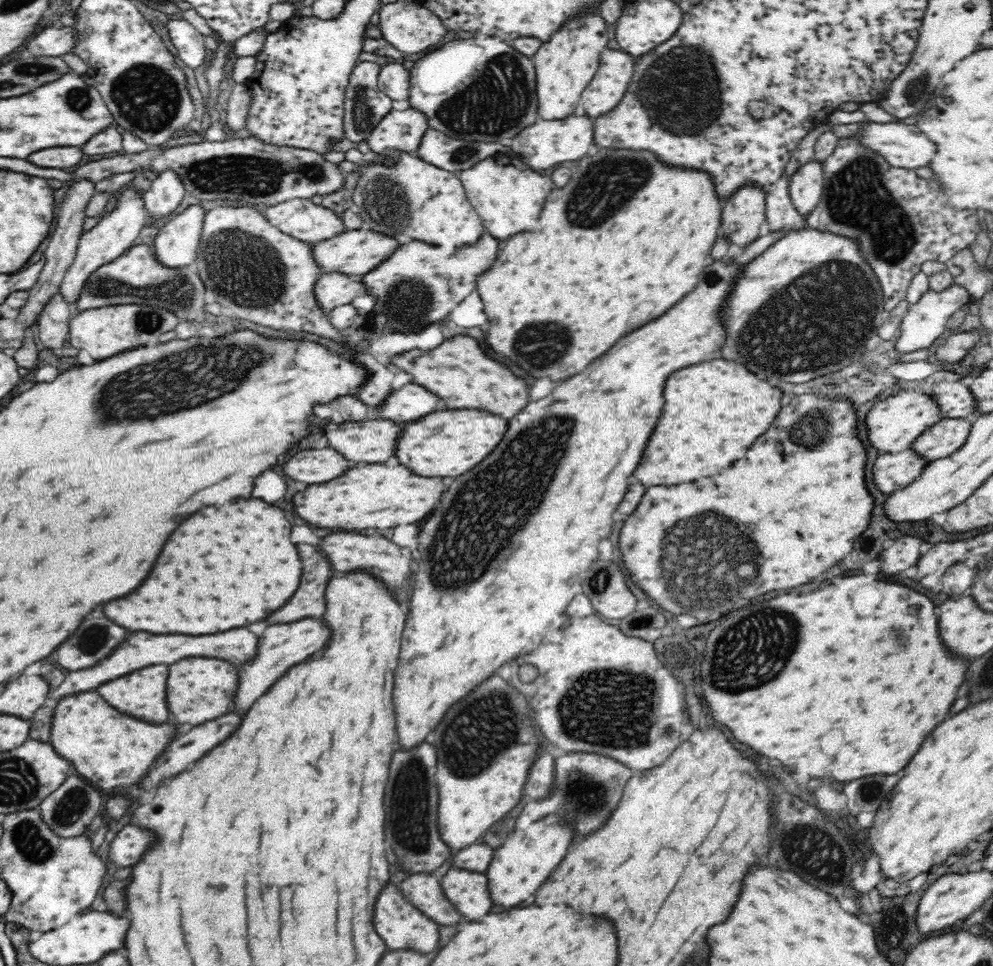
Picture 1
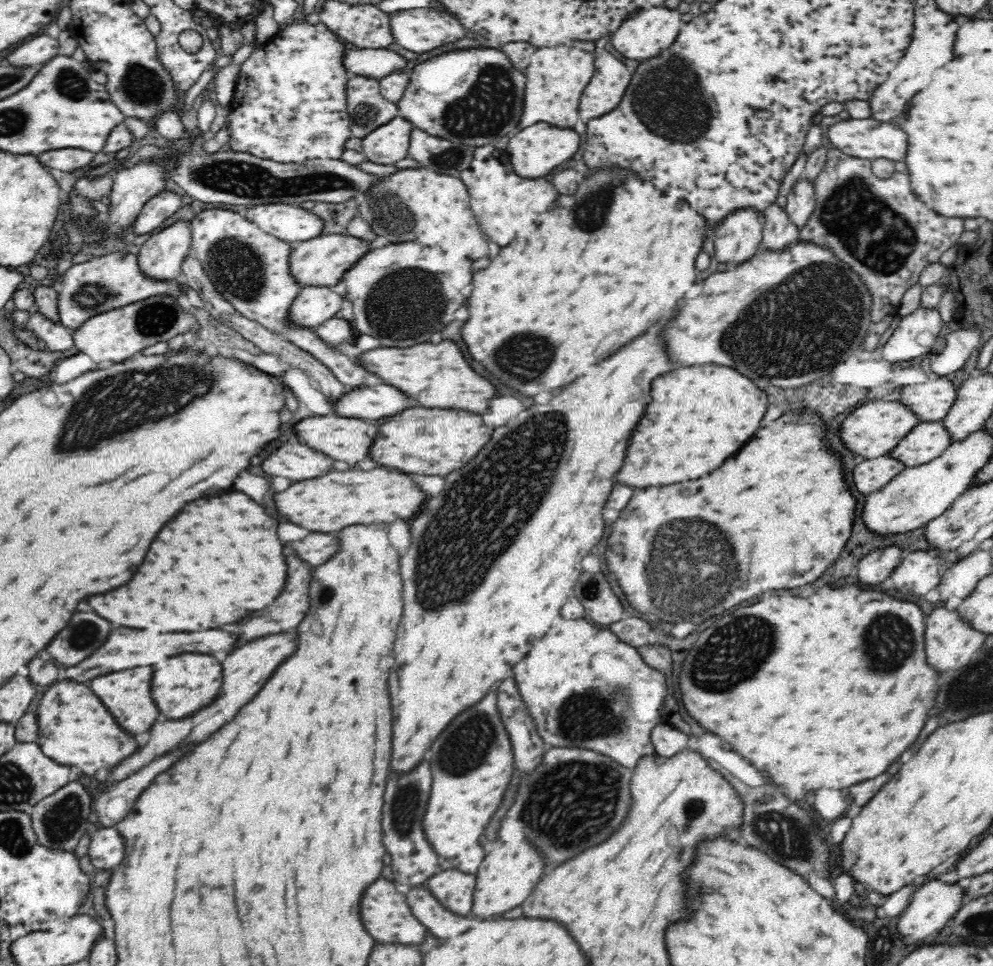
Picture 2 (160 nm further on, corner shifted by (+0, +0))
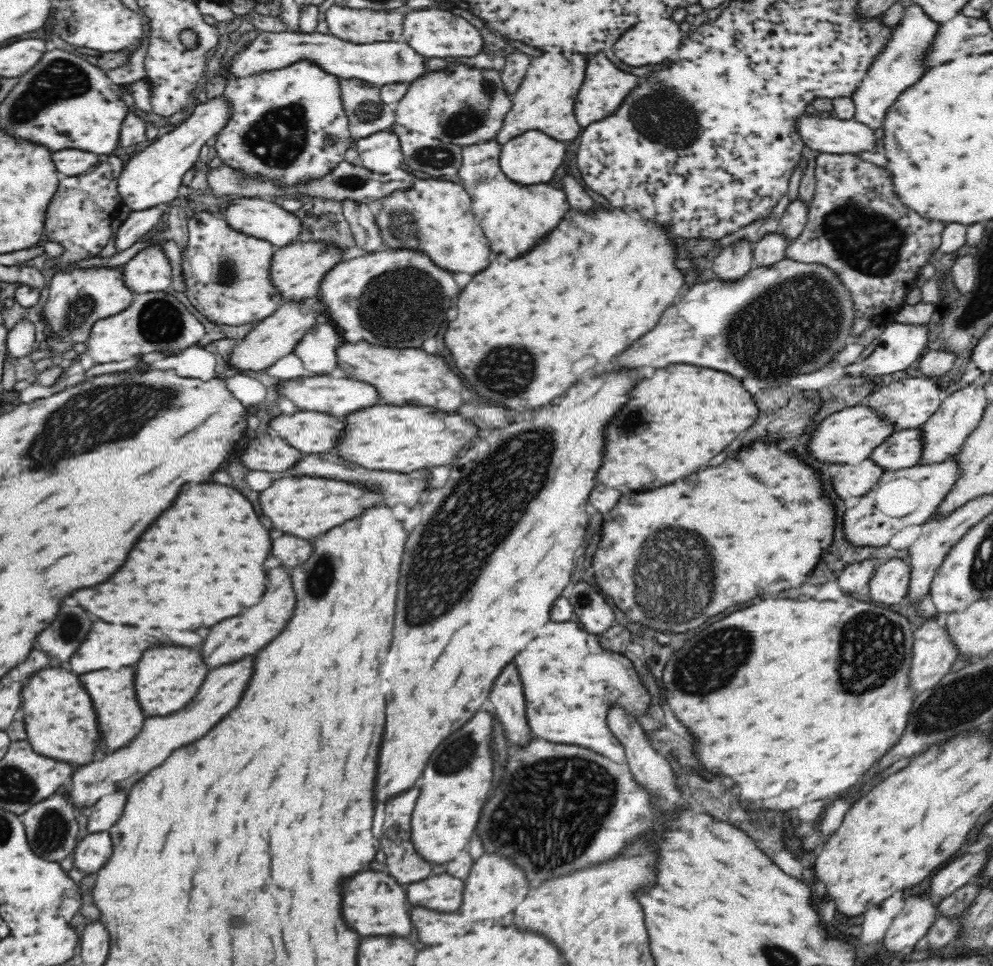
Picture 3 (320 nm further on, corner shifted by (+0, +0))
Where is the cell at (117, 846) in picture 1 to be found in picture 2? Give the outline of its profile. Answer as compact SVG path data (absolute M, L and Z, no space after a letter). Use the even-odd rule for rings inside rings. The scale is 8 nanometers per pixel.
M99 827L90 836L86 855L94 868L113 870L125 856L124 841L115 827Z

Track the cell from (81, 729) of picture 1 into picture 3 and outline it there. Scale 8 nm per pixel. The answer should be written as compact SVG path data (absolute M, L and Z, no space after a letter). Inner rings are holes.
M46 668L32 674L28 684L22 688L21 707L24 710L28 742L38 754L76 762L78 765L88 764L92 760L92 754L100 744L96 716L90 696L80 686L80 680L74 674L66 672L64 668Z

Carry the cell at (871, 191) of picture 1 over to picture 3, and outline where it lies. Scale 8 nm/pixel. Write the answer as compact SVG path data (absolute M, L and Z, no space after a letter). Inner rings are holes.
M819 153L814 157L814 179L815 191L809 204L806 226L786 248L785 258L826 267L846 286L854 310L851 339L869 328L895 323L895 317L906 304L906 295L916 285L920 268L927 266L930 256L939 249L944 223L930 222L910 212L896 198L890 174L884 167L862 161L854 154Z

